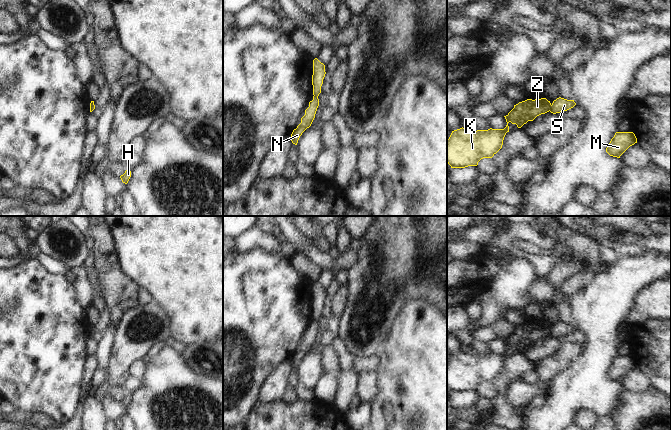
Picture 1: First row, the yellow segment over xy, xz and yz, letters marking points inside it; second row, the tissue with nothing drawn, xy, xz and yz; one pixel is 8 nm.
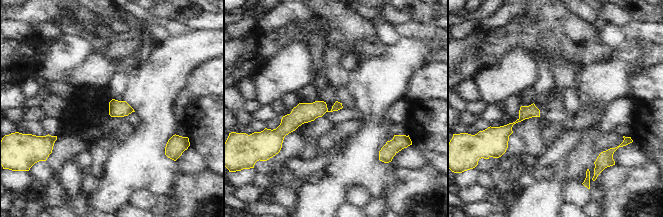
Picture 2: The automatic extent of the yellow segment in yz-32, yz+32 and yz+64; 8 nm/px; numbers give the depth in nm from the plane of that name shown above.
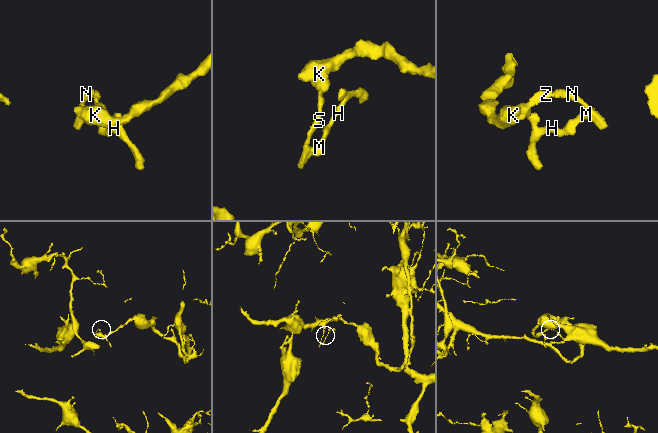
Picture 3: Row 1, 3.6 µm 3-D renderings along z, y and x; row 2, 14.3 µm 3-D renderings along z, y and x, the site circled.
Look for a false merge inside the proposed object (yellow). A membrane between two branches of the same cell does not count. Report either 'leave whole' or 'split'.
split

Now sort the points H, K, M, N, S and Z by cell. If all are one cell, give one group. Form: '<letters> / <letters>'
H M N S / K Z

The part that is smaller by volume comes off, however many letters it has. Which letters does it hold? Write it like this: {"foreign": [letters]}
{"foreign": ["H", "M", "N", "S"]}

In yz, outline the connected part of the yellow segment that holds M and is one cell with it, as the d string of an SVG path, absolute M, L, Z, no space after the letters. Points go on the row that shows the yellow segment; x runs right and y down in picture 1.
M616 132L606 148L606 152L613 157L620 156L632 145L637 143L633 132Z

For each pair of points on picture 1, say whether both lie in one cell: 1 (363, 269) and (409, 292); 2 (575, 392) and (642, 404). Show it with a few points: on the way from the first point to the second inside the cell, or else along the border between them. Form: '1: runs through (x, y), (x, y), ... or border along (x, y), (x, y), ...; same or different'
1: runs through (374, 275), (392, 275), (398, 281); same
2: border along (624, 389), (618, 397), (618, 403), (609, 414); different

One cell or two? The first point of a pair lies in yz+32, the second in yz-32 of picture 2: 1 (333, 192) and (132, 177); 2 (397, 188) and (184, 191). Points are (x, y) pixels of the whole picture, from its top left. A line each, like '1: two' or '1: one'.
1: one
2: one

